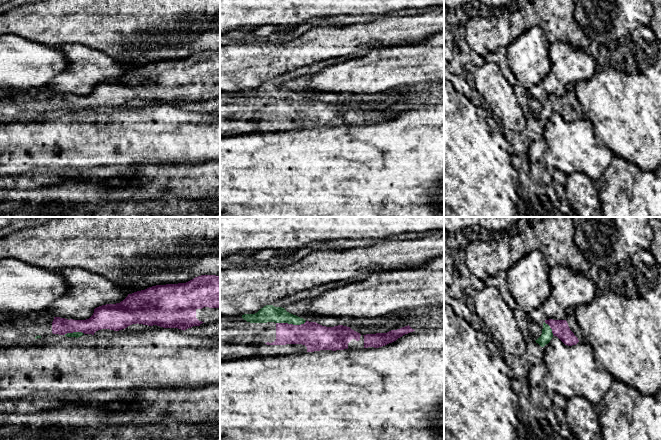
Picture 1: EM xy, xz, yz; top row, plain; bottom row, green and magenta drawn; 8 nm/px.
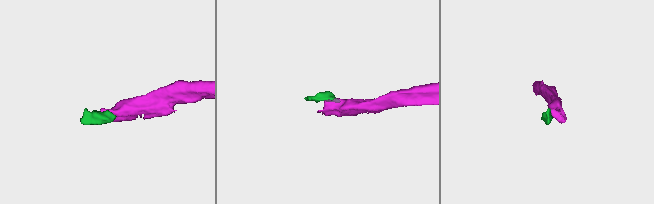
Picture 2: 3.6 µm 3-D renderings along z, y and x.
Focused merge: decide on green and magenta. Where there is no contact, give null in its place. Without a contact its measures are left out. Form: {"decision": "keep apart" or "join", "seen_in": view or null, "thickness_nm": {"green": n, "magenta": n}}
{"decision": "join", "seen_in": "xz", "thickness_nm": {"green": 140, "magenta": 220}}

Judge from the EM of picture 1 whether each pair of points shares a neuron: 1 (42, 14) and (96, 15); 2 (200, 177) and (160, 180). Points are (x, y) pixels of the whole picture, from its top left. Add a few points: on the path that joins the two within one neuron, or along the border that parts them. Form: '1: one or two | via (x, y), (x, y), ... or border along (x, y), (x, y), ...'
1: one | via (55, 15), (83, 15)
2: one | via (190, 179), (170, 179)

